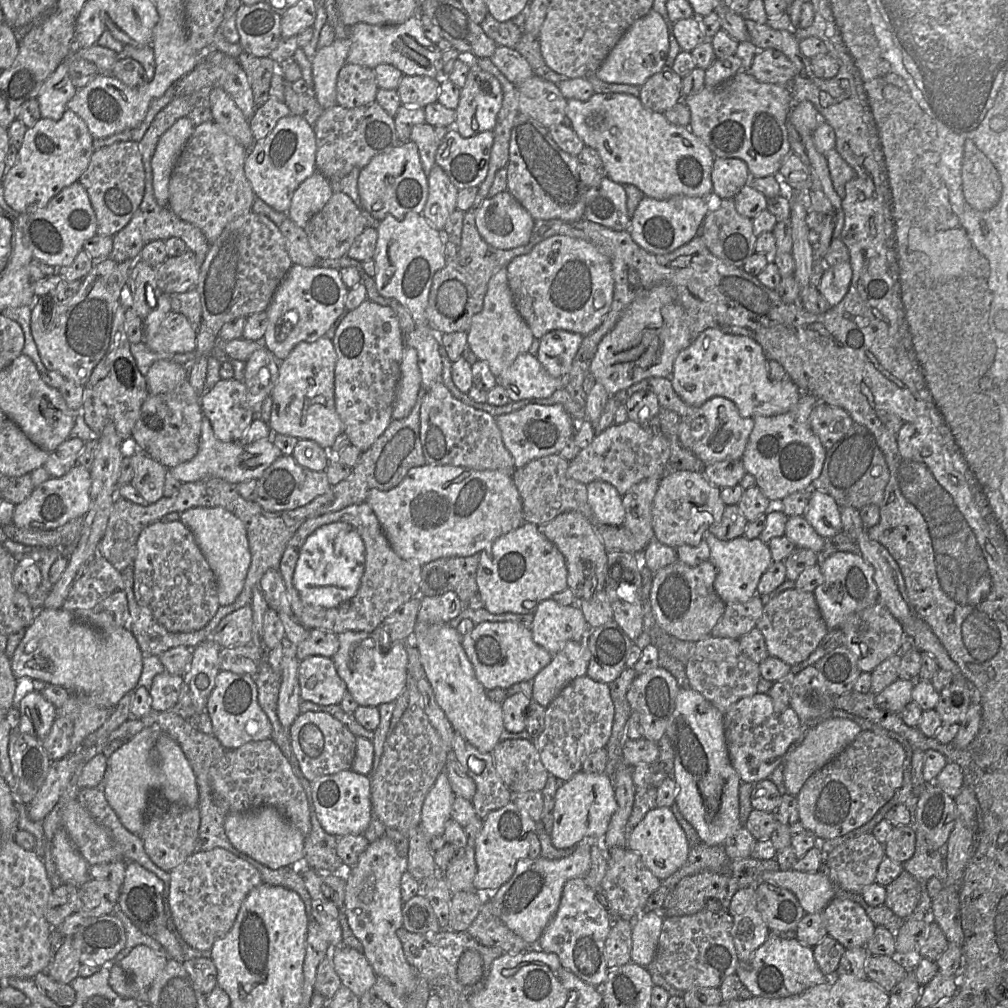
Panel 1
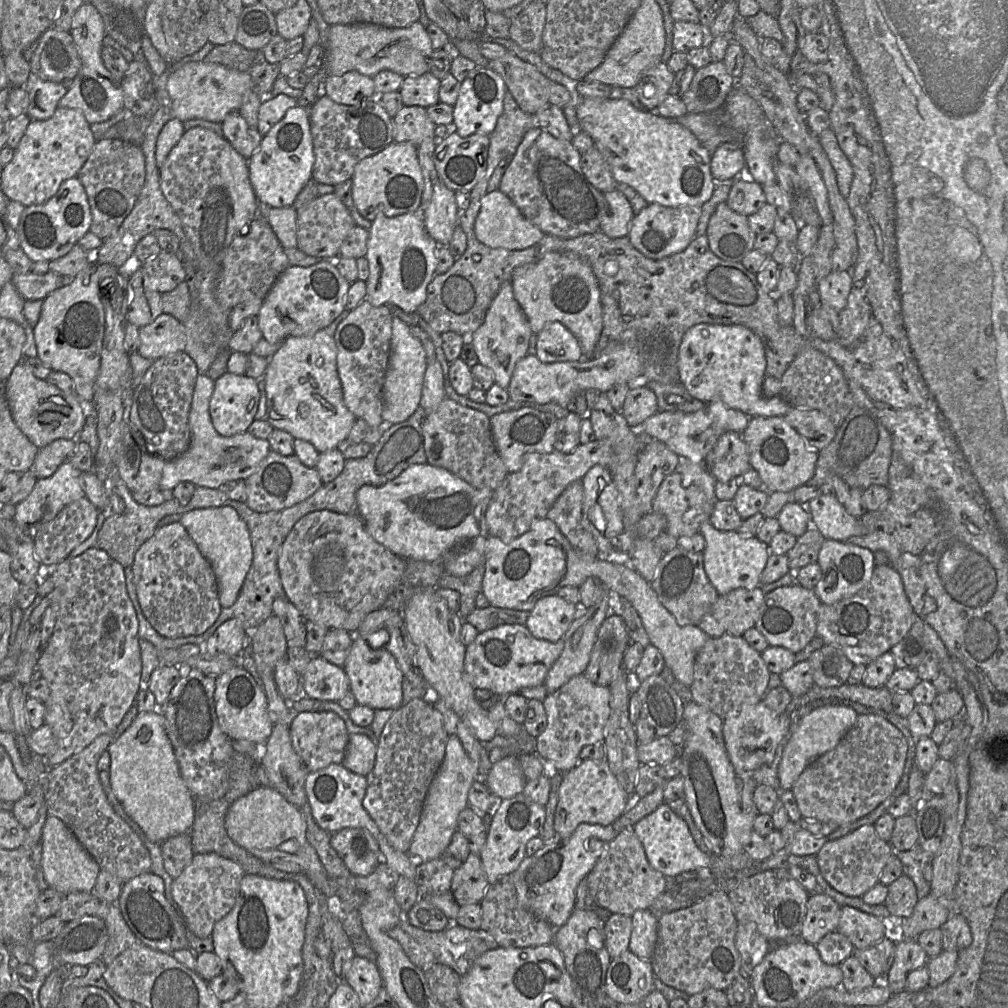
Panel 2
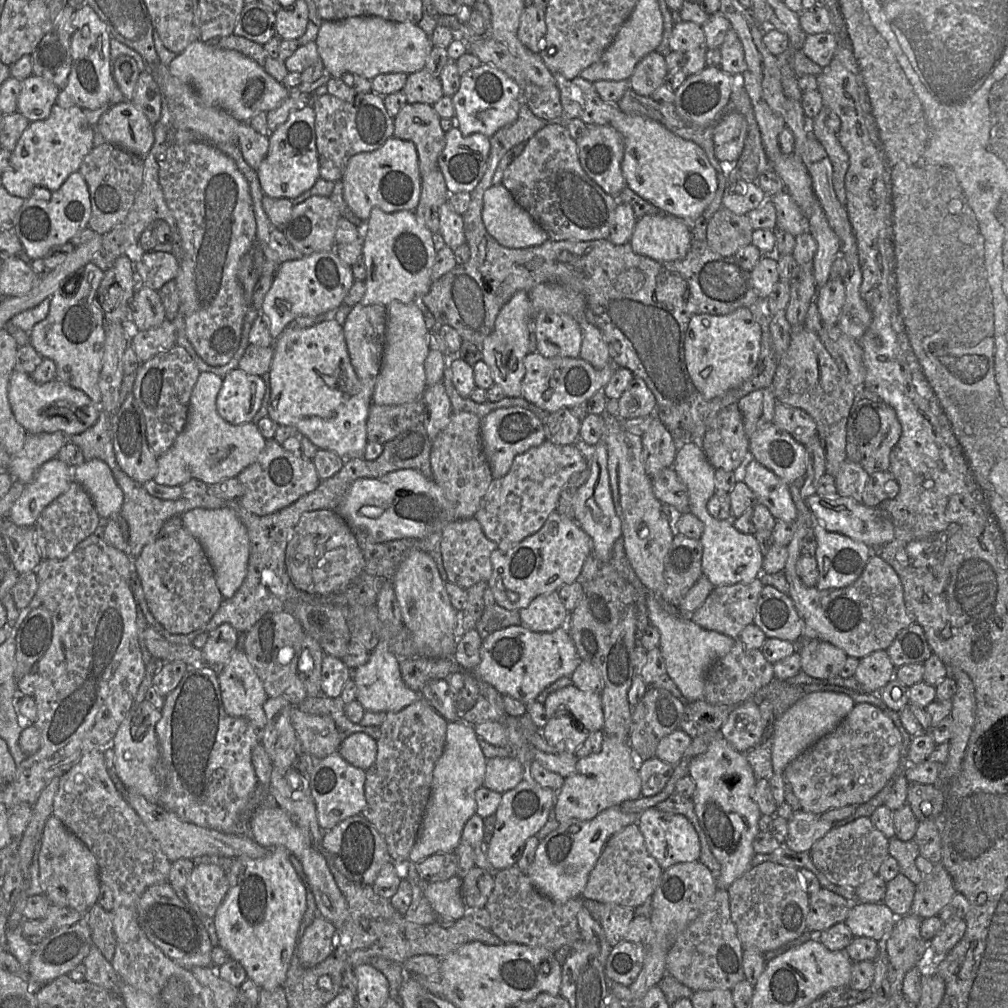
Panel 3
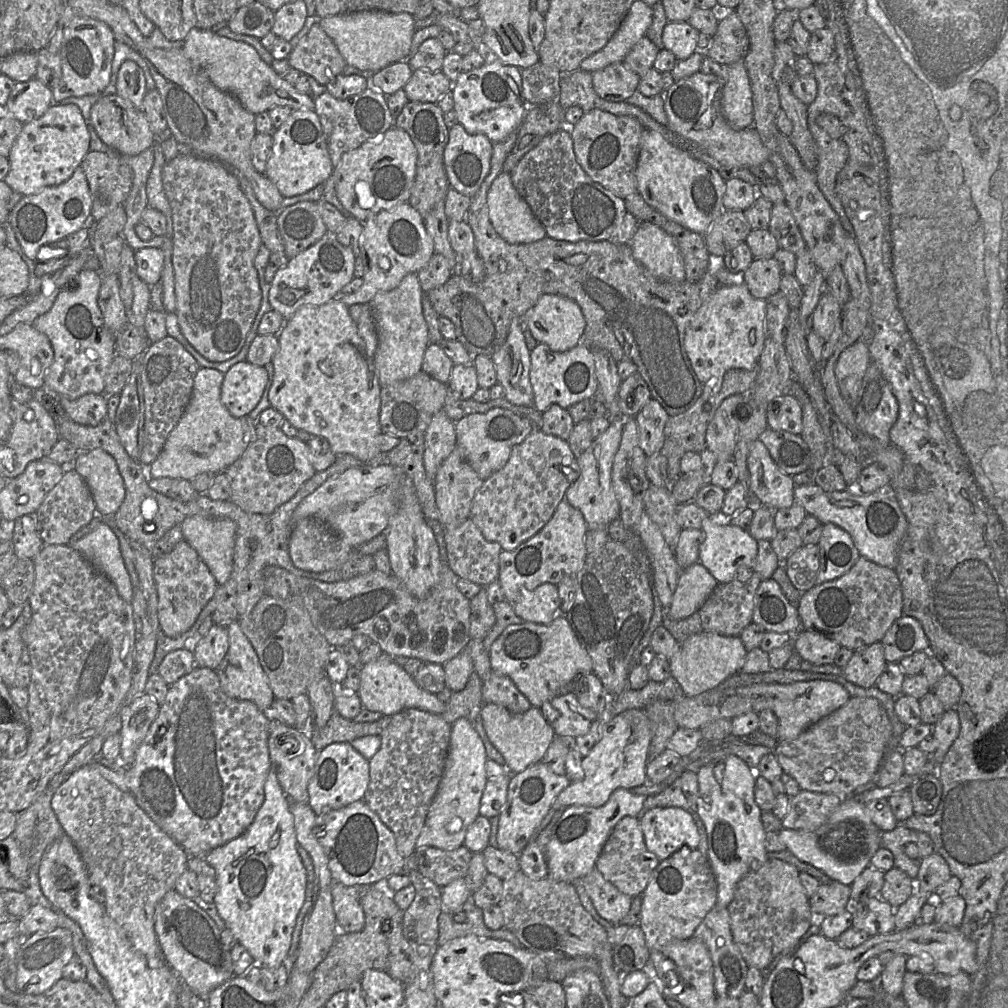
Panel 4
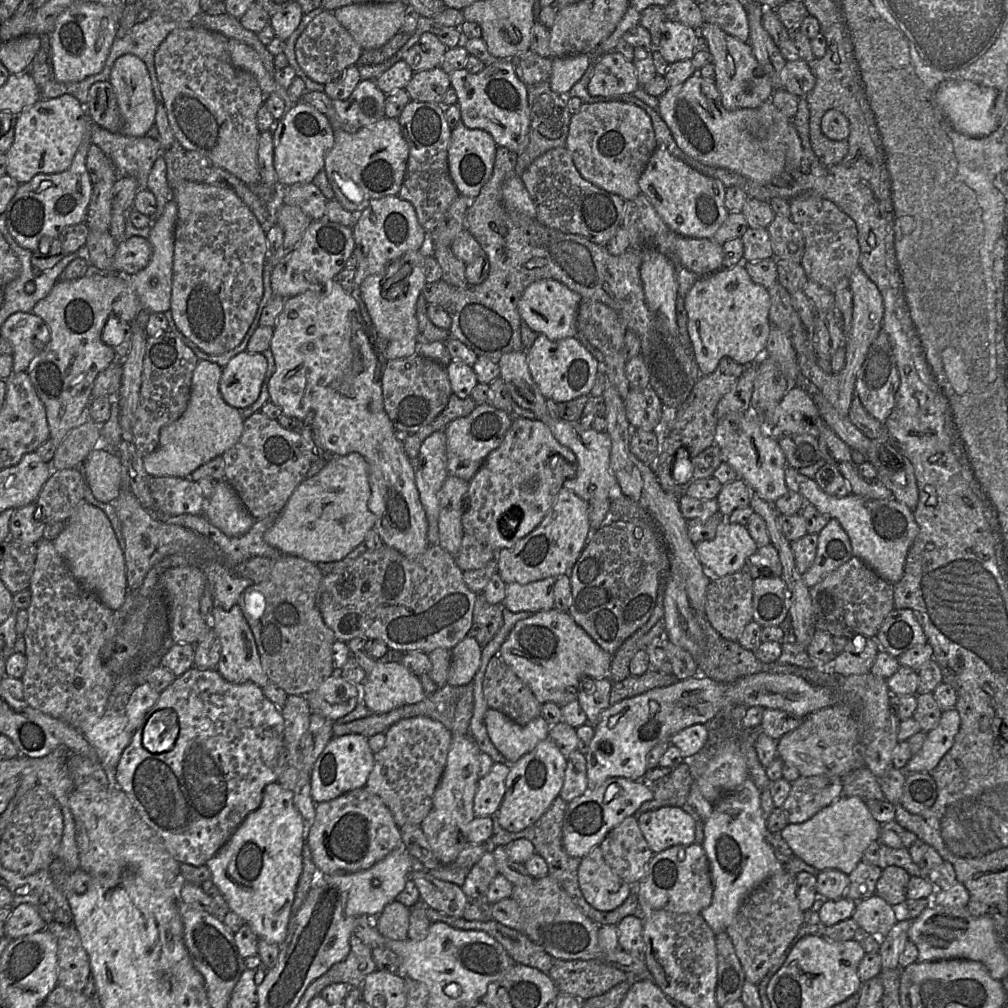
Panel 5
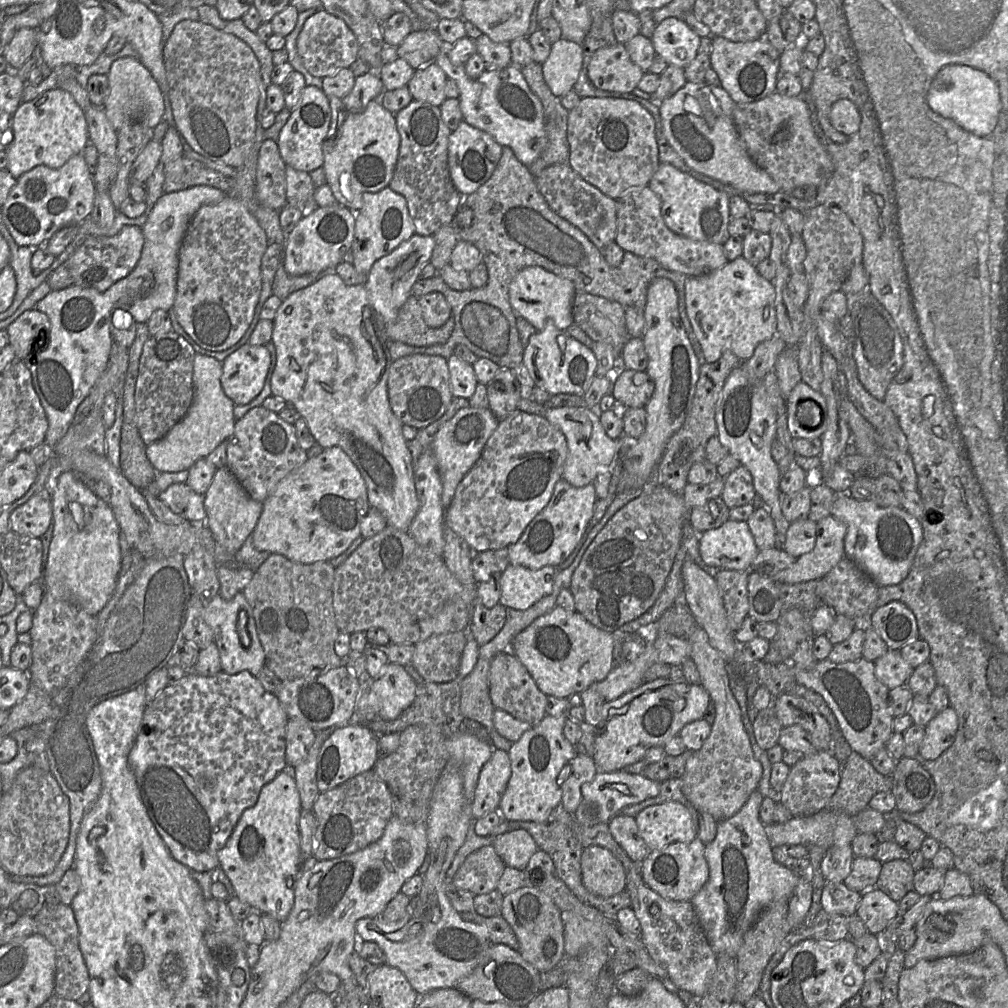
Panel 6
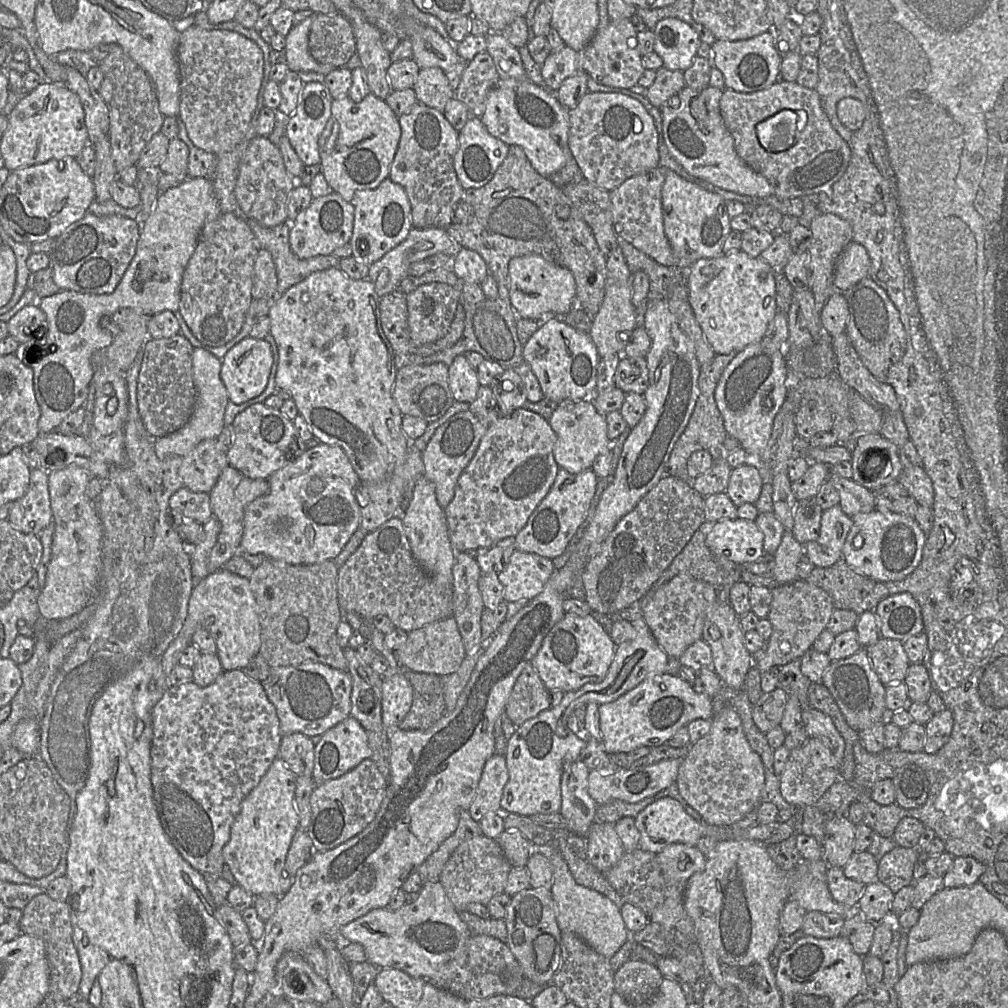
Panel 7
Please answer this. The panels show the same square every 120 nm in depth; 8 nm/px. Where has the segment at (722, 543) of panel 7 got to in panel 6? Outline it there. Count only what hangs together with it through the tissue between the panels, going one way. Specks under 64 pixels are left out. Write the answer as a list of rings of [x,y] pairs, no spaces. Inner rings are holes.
[[[728,520],[719,528],[707,530],[699,536],[700,556],[710,569],[750,571],[751,563],[758,552],[747,521]]]

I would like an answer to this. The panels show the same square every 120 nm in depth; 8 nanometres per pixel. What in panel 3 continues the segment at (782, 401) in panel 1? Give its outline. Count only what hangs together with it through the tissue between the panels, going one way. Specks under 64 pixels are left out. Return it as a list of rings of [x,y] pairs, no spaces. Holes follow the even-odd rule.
[[[740,307],[726,315],[696,314],[684,339],[685,363],[696,390],[706,399],[741,385],[753,373],[761,348],[761,323],[753,312]]]

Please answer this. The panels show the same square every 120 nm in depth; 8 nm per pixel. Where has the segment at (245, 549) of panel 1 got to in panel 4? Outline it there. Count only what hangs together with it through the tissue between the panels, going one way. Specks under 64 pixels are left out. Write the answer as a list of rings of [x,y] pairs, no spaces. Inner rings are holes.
[[[187,517],[180,525],[183,539],[198,553],[218,585],[230,577],[236,525],[228,518]]]

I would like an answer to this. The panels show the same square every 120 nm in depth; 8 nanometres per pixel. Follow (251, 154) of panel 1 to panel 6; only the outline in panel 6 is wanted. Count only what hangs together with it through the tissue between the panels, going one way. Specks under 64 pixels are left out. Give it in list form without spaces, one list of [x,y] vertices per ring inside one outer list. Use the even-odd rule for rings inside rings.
[[[306,85],[297,106],[291,110],[286,124],[276,140],[280,156],[286,166],[295,170],[311,172],[323,165],[322,144],[331,124],[331,109],[328,96],[321,88]]]

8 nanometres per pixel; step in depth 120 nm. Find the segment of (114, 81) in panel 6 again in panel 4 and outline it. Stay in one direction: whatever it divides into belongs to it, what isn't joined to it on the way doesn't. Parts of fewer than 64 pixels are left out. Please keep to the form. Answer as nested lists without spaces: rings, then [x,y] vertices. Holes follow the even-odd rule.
[[[125,60],[118,71],[116,94],[143,110],[143,98],[147,92],[143,70],[132,60]]]

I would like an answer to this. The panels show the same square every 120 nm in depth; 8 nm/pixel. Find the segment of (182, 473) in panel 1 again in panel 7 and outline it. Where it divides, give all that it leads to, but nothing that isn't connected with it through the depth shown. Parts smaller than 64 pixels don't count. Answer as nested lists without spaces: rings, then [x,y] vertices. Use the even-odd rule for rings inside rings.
[[[194,348],[192,363],[195,407],[190,419],[183,427],[169,435],[156,438],[154,445],[155,453],[161,460],[176,455],[185,457],[201,441],[217,439],[225,426],[224,413],[229,402],[229,396],[220,377],[222,360],[202,348]]]

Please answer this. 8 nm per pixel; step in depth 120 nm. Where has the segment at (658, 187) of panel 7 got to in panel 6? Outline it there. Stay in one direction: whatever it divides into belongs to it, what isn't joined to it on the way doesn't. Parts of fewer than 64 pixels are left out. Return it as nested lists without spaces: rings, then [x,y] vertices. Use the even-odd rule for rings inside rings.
[[[636,187],[616,199],[615,242],[626,252],[655,259],[663,267],[687,276],[700,276],[724,266],[728,259],[722,244],[697,240],[670,230],[661,215],[661,200],[650,187]]]

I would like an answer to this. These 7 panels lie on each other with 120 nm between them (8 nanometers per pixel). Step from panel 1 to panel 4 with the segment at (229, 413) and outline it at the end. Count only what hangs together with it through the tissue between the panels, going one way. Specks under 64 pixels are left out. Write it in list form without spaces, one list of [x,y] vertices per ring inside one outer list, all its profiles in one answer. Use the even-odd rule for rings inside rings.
[[[246,360],[233,365],[226,373],[221,386],[221,402],[236,418],[247,416],[258,405],[268,373],[264,366]]]

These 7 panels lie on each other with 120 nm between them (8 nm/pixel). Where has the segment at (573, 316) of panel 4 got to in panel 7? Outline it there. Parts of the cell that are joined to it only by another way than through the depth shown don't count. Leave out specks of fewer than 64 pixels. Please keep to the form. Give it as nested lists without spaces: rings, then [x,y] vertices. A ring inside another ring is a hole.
[[[537,254],[514,257],[508,265],[509,298],[518,318],[542,321],[548,316],[565,316],[576,303],[572,273]]]

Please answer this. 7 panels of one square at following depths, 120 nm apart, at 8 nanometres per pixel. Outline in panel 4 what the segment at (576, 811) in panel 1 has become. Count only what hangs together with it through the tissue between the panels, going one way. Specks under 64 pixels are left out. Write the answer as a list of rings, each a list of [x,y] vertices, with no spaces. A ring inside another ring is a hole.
[[[628,709],[610,720],[601,722],[599,741],[581,762],[584,771],[583,780],[570,782],[567,788],[558,795],[539,825],[538,832],[543,831],[549,821],[553,820],[557,809],[566,809],[570,806],[601,807],[616,789],[632,790],[644,785],[651,737],[651,723],[643,709]]]

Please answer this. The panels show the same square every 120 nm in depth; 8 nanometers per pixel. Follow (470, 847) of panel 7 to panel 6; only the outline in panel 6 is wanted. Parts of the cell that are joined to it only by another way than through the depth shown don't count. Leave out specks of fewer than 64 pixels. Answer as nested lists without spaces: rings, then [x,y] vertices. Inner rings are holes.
[[[484,846],[467,856],[451,882],[473,895],[488,894],[496,890],[505,868],[493,846]]]

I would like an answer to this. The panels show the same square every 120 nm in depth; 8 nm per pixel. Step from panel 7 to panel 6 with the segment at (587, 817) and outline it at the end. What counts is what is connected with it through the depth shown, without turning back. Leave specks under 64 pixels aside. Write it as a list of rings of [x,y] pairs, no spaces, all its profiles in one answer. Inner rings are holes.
[[[578,754],[569,762],[569,770],[561,776],[561,804],[571,815],[575,813],[582,800],[581,786],[591,782],[597,773],[593,758]]]

